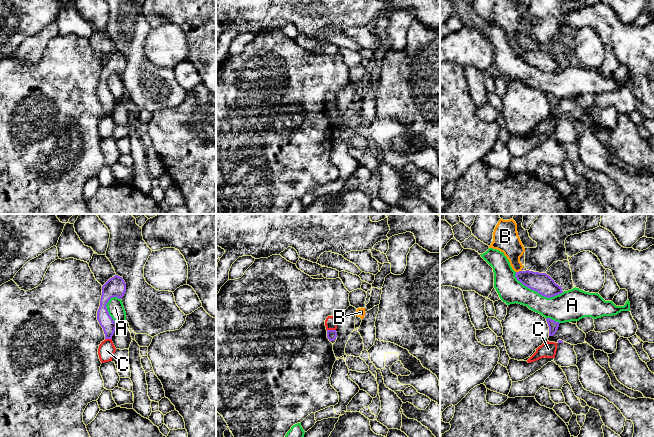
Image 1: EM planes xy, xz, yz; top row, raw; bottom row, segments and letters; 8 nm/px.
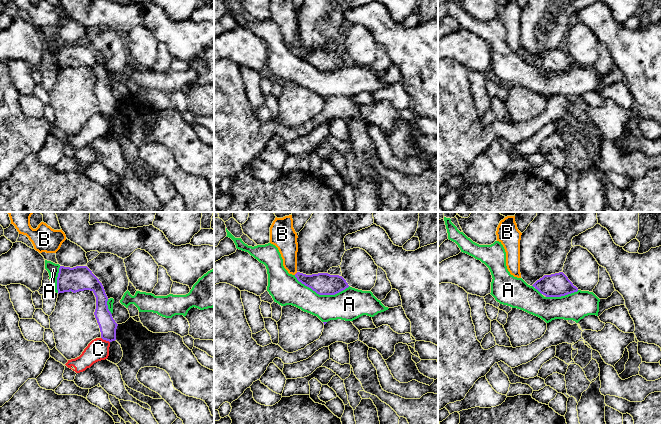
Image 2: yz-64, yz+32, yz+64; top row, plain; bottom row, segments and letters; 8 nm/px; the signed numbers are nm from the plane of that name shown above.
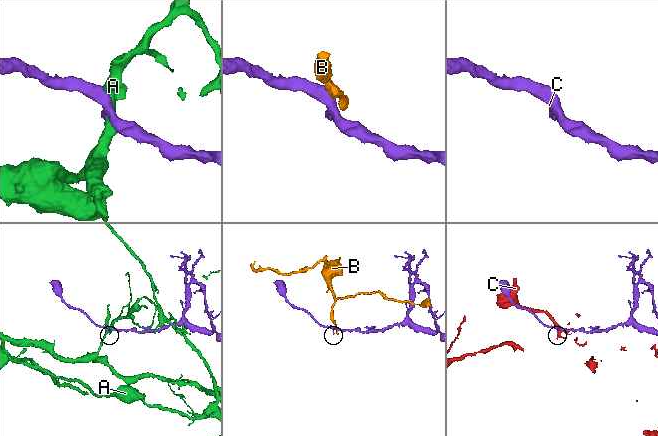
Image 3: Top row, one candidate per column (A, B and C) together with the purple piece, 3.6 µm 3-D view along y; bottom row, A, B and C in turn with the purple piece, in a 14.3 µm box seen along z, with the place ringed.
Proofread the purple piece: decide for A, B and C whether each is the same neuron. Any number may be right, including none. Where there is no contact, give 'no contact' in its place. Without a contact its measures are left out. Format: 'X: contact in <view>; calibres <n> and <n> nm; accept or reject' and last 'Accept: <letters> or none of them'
A: contact in yz; calibres 160 and 220 nm; reject
B: contact in yz; calibres 160 and 190 nm; reject
C: contact in xz; calibres 80 and 100 nm; reject
Accept: none of them

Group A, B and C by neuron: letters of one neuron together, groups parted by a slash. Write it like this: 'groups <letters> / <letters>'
groups A / B / C

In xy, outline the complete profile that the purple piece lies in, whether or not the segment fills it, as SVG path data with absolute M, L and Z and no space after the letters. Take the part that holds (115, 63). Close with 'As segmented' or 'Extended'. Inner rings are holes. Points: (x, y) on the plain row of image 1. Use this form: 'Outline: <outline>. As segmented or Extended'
Outline: M115 51L114 53L110 54L102 62L102 71L100 75L100 82L97 87L97 96L100 102L103 104L105 115L112 115L115 104L117 103L117 100L109 91L106 81L113 73L122 75L125 68L126 59L123 54L118 51Z. As segmented

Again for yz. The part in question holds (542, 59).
Outline: M519 47L515 50L518 57L524 62L538 68L540 71L551 74L563 69L561 62L546 49L533 47Z. As segmented

